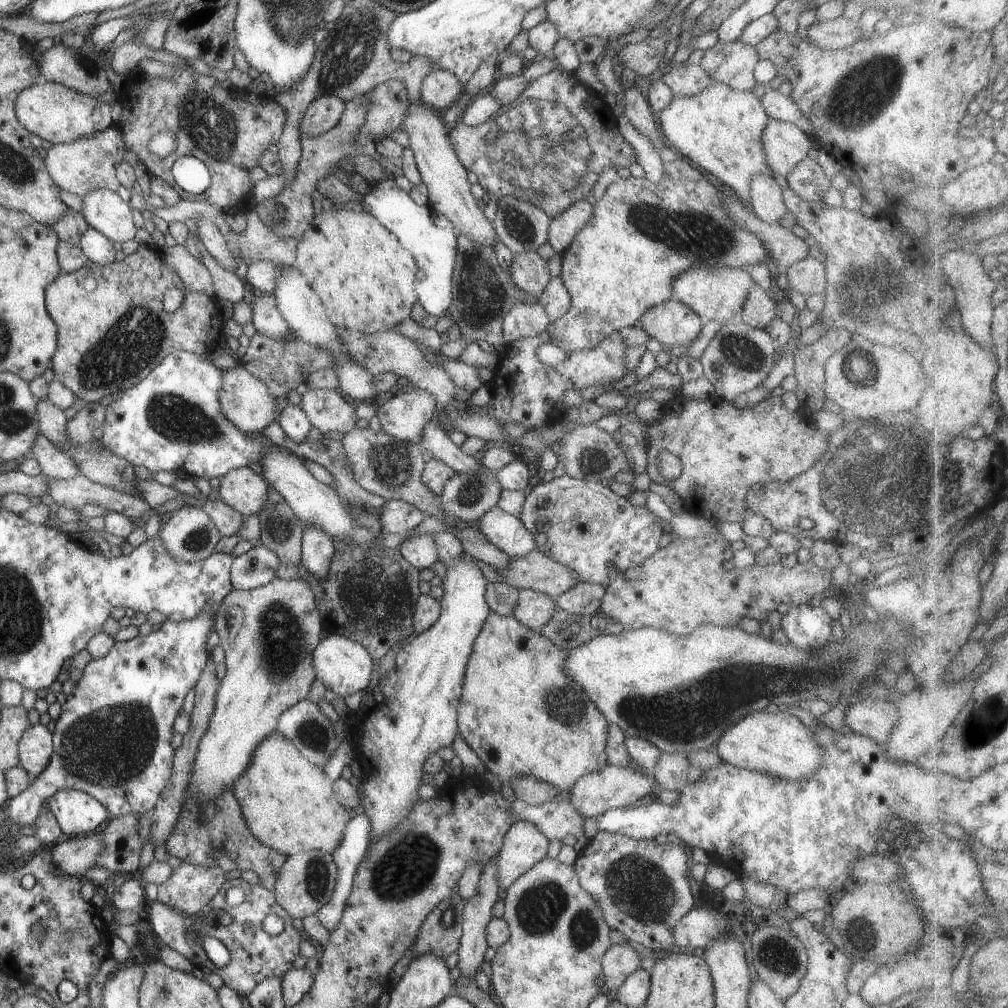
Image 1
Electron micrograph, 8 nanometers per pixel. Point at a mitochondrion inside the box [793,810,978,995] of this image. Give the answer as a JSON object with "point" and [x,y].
{"point":[857,934]}

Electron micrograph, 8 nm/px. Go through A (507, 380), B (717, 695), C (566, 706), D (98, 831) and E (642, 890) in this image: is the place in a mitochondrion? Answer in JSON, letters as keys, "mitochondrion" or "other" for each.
{"A":"other","B":"mitochondrion","C":"mitochondrion","D":"other","E":"mitochondrion"}

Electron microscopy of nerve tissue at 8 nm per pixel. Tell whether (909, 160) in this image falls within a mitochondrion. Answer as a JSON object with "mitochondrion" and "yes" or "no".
{"mitochondrion":"no"}

